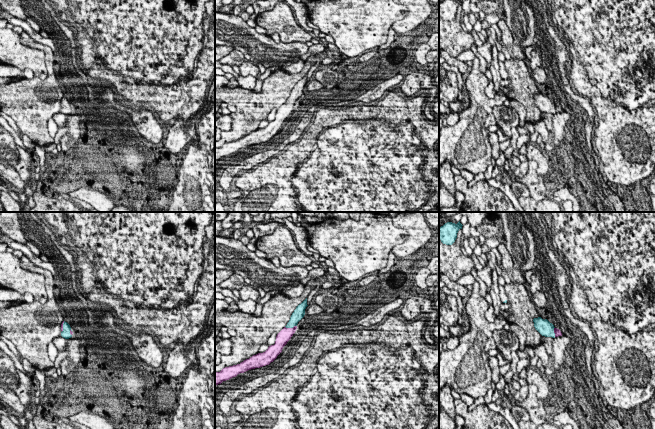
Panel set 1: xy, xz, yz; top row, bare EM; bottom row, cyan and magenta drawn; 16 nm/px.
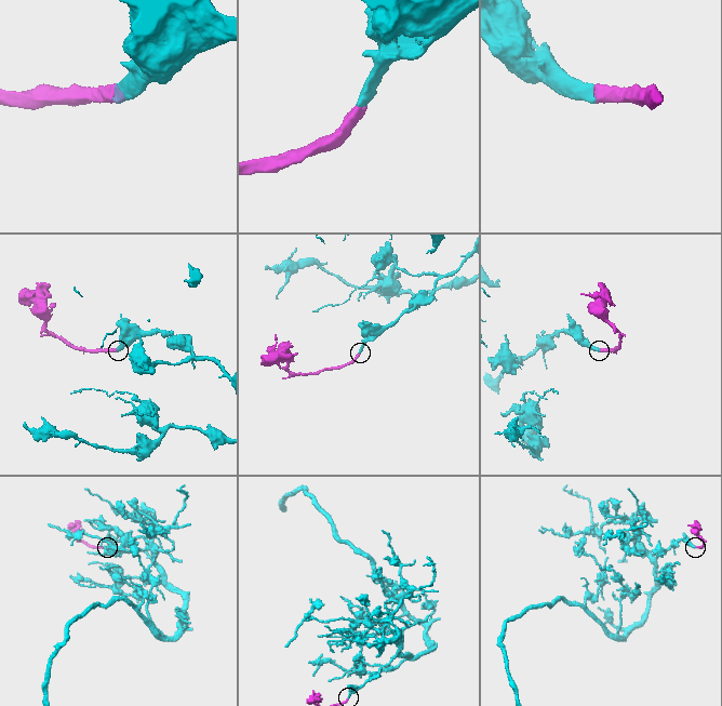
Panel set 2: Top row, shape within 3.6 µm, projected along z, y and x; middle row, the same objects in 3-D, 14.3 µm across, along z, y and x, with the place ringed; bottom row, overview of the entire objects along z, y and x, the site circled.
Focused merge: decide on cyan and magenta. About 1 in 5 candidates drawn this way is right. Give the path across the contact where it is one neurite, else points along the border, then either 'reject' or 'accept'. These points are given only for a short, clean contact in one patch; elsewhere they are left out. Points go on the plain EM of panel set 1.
runs through xz (298, 90), (290, 103), (285, 110); accept

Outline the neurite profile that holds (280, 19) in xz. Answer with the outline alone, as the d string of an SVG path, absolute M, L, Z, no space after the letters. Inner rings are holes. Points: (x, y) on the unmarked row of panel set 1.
M285 2L258 14L255 22L267 30L267 36L277 33L283 43L306 43L312 40L312 36L297 23L293 9Z

